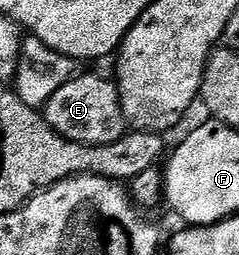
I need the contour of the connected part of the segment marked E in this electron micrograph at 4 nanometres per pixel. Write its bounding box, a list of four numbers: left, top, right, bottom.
[41,72,129,146]

